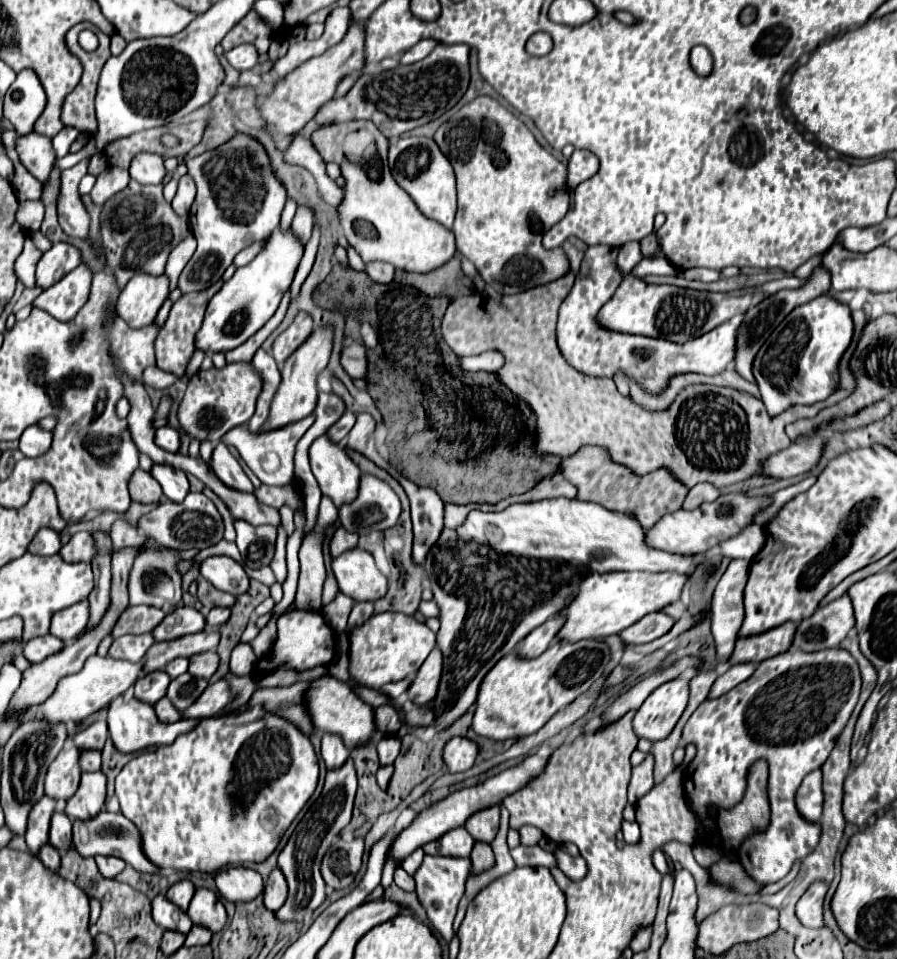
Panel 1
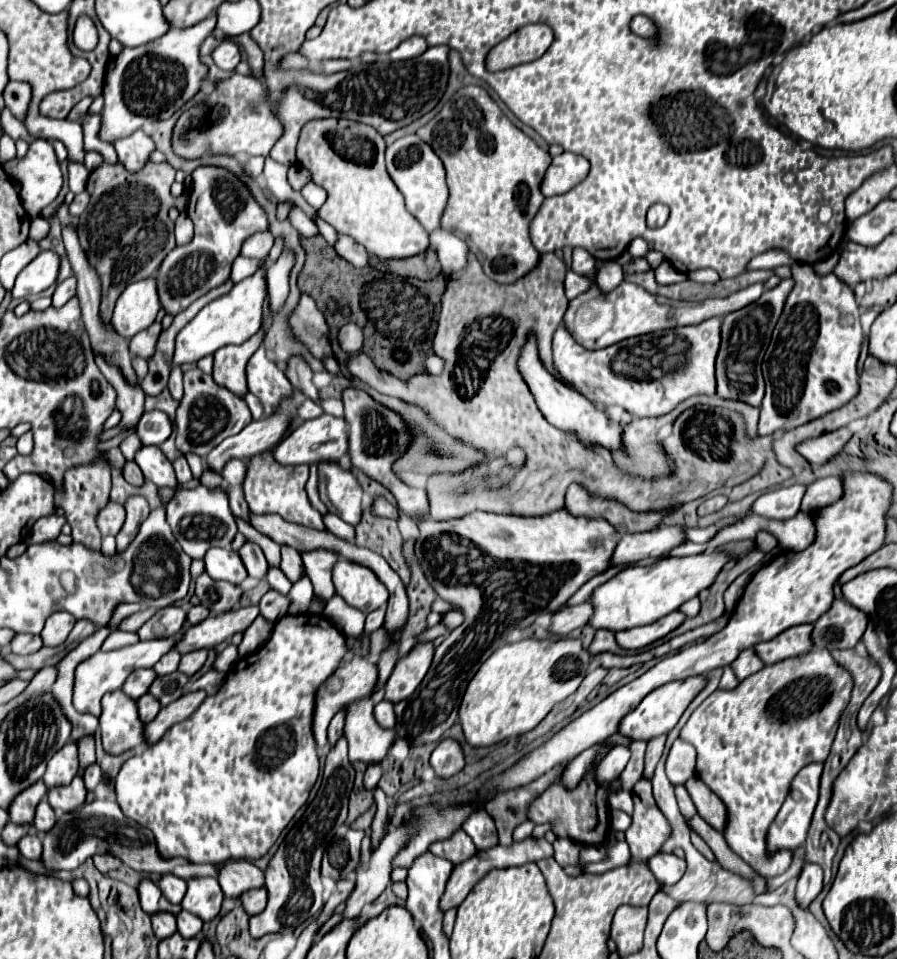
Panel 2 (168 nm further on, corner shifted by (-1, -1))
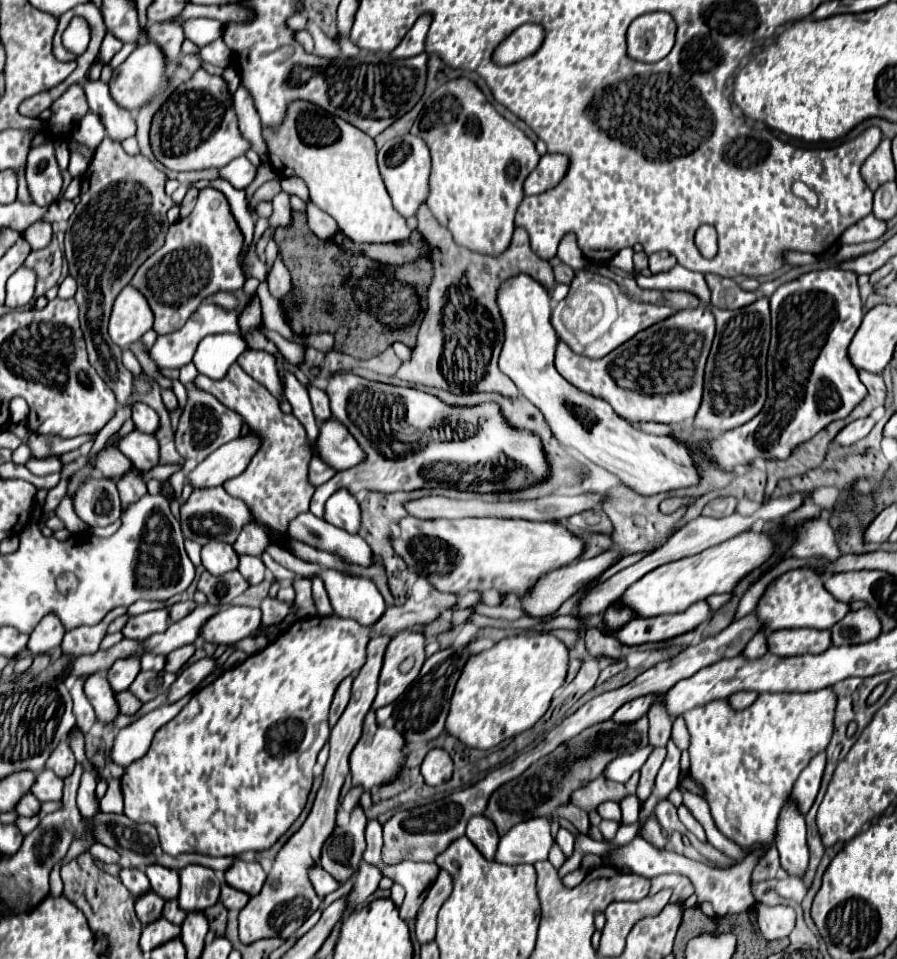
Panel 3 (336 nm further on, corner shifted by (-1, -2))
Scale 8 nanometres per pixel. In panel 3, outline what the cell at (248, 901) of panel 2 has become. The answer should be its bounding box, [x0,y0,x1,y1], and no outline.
[220,883,250,911]

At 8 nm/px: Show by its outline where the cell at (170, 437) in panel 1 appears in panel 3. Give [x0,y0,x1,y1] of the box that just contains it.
[132,403,158,433]

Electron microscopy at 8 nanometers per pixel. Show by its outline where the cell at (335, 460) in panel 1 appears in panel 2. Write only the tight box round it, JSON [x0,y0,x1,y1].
[318,462,362,524]

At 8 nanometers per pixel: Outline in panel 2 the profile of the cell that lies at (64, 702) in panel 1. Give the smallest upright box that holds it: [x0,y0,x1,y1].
[74,638,176,716]

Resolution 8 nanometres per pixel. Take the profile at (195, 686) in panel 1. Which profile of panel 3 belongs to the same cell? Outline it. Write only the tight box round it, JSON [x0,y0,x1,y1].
[128,671,176,703]

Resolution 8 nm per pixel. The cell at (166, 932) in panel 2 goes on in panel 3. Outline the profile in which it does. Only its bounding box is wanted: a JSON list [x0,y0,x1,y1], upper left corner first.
[136,891,164,923]

